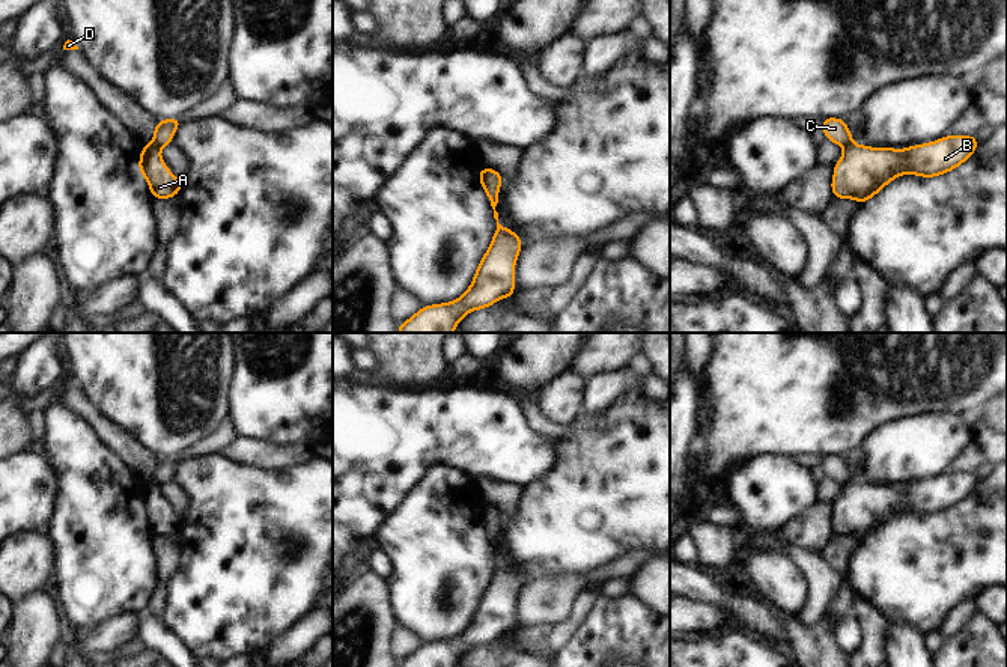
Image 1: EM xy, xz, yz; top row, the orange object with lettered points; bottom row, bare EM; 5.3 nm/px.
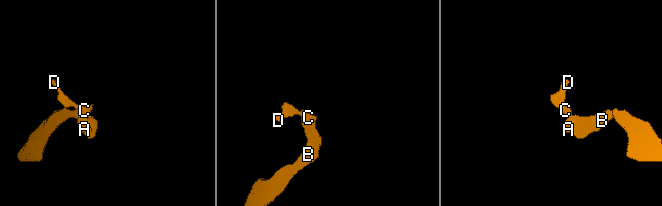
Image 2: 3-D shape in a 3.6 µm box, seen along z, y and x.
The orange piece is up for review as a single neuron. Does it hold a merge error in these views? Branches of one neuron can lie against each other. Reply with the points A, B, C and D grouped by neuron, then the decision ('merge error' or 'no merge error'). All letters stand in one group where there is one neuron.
A B / C D; merge error

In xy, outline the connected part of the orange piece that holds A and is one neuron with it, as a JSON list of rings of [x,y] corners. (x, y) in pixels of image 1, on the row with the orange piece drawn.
[[[155,145],[141,146],[138,170],[146,179],[154,199],[173,199],[182,190],[178,179],[161,160],[161,148]]]

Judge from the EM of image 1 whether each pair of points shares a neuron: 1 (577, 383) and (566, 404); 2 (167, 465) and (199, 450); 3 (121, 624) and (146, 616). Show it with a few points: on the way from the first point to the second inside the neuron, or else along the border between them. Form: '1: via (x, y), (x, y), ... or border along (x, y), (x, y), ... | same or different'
1: via (572, 387), (566, 393), (566, 399) | same
2: via (175, 459), (191, 452) | same
3: border along (139, 615), (136, 639) | different

